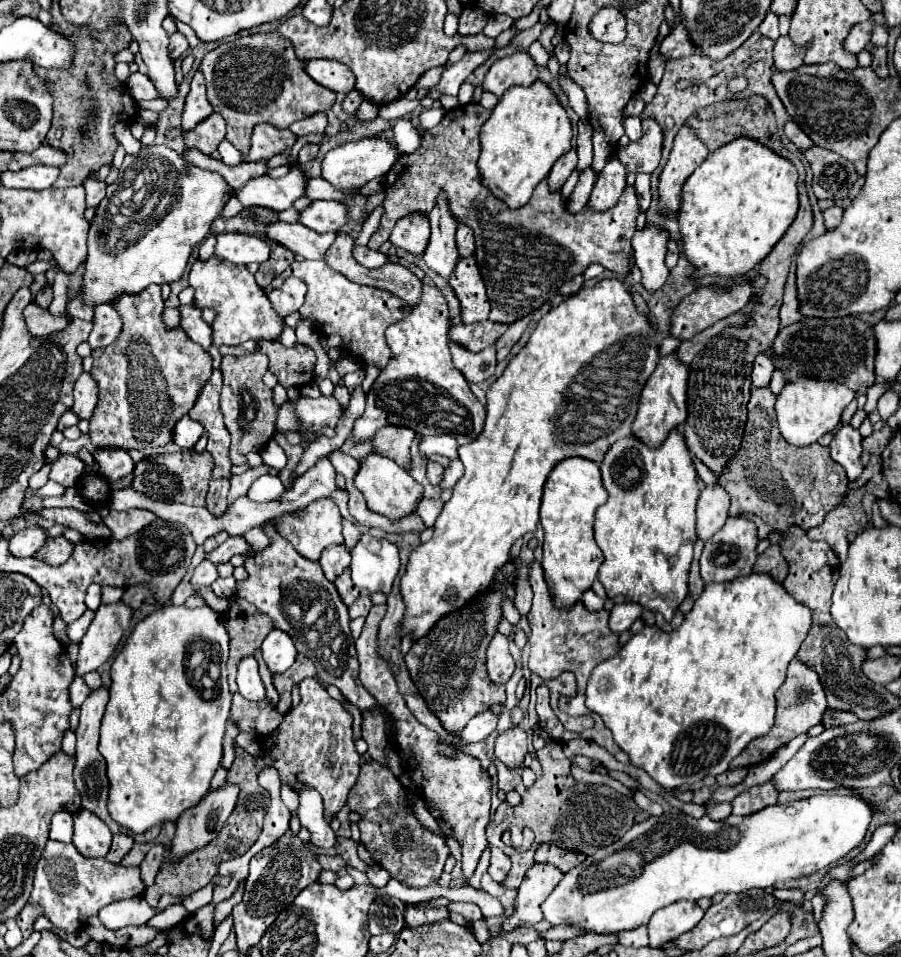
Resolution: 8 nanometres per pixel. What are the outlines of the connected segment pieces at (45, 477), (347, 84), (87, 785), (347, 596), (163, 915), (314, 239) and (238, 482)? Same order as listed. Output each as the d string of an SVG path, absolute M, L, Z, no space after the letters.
M43 465L43 469L37 471L37 473L29 479L29 487L33 487L33 489L43 487L43 485L49 481L49 469L51 469L51 465Z
M311 59L305 63L307 75L317 81L319 85L335 91L335 93L349 93L353 91L353 71L347 65L331 59Z
M99 687L93 689L91 695L85 699L85 703L81 705L81 719L79 719L79 727L77 727L77 763L75 763L75 785L83 797L83 809L95 813L99 819L103 819L111 833L129 833L125 827L117 825L109 811L107 811L107 791L109 791L109 781L105 775L105 759L99 753L99 725L101 725L101 717L105 711L105 705L109 701L109 689L107 687Z
M345 569L345 571L341 573L341 577L337 577L335 587L337 587L337 591L341 593L341 597L343 597L343 601L345 601L347 605L355 603L359 597L365 595L363 589L357 589L357 587L351 583L351 573L349 573L349 569Z
M182 904L171 905L153 916L147 924L156 929L172 928L184 921L188 916L189 914Z
M283 221L269 225L267 237L279 241L293 253L301 255L303 259L325 259L325 253L335 239L333 233L317 233L301 223L289 225Z
M259 465L259 467L249 469L249 471L243 473L243 475L233 475L233 477L231 477L231 489L229 489L229 495L227 495L227 507L231 507L235 499L243 497L243 495L247 493L247 489L251 487L251 483L253 483L257 477L265 475L265 473L271 473L271 467L269 467L269 465Z

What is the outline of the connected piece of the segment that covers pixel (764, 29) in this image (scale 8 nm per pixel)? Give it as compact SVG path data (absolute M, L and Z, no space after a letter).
M767 13L767 17L763 19L763 23L759 25L759 33L769 37L769 39L779 39L779 23L777 23L777 15L775 13Z

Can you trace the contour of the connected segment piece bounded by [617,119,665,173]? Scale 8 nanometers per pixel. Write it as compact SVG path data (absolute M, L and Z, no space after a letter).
M645 119L643 131L645 135L641 141L617 149L617 157L623 165L627 165L629 173L651 173L661 161L661 147L665 139L663 127L655 119Z

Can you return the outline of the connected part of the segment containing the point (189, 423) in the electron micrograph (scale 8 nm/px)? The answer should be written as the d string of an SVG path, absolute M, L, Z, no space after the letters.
M185 415L185 417L181 417L181 419L177 421L177 425L175 425L175 429L173 429L173 441L175 441L181 449L193 449L195 443L199 441L201 433L203 433L203 427L201 427L197 421L193 421L191 417Z

